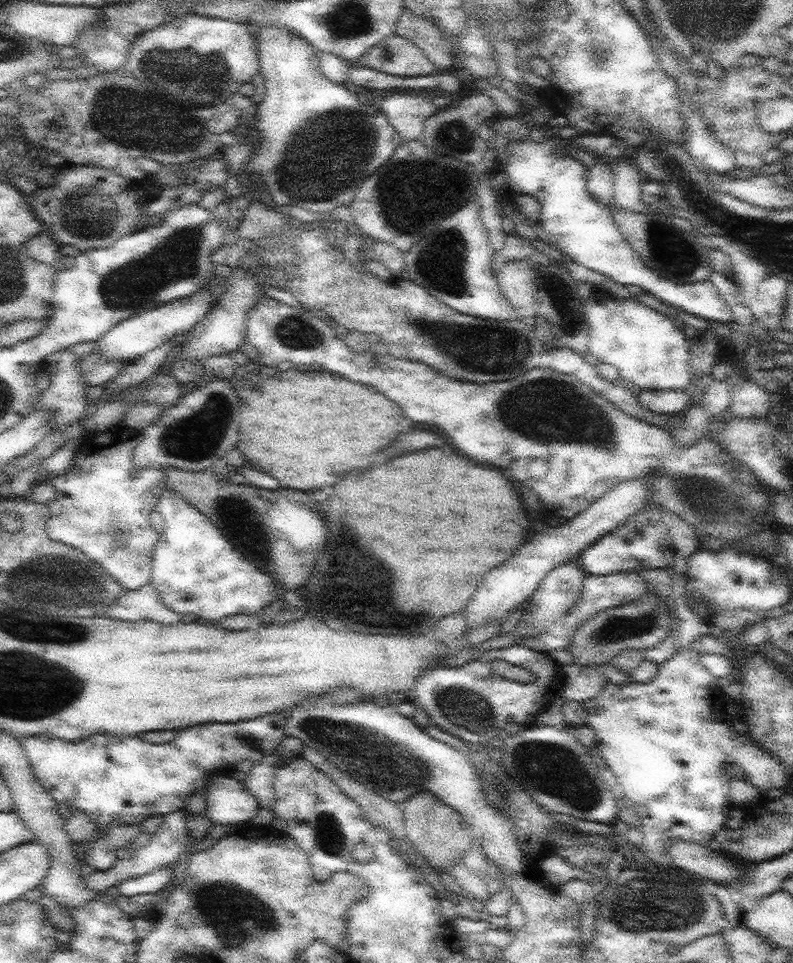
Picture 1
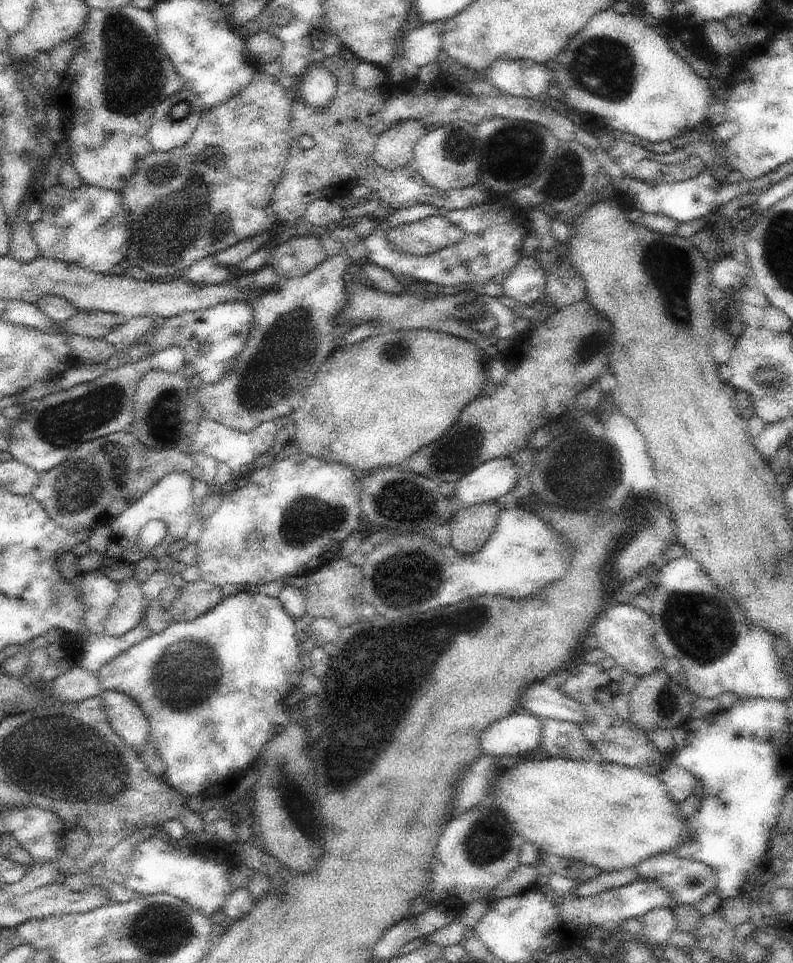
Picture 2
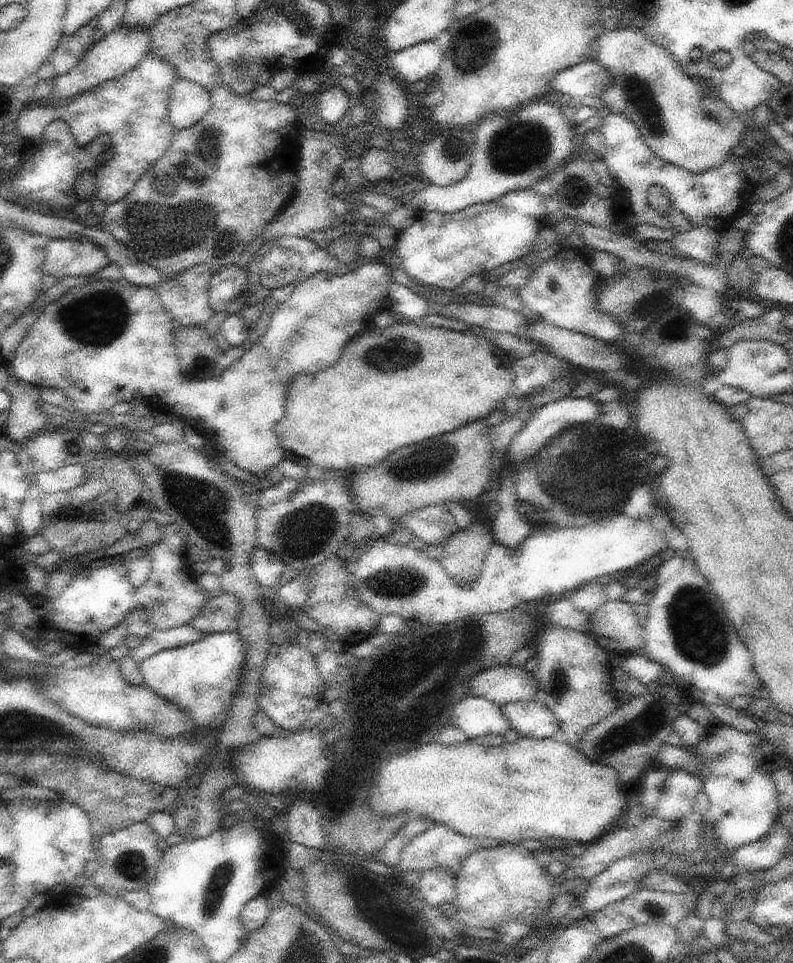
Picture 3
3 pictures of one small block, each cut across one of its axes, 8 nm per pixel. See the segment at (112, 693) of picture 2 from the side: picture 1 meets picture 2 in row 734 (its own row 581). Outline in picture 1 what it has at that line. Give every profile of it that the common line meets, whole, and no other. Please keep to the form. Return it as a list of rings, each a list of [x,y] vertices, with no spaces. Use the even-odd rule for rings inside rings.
[[[120,422],[104,432],[87,434],[76,450],[70,467],[64,474],[54,475],[51,483],[56,499],[62,505],[62,513],[53,516],[47,523],[47,531],[52,540],[79,549],[91,560],[105,568],[127,590],[136,590],[151,581],[152,556],[160,541],[160,533],[152,527],[150,515],[160,499],[160,484],[164,483],[165,470],[159,467],[137,470],[134,449],[142,432],[133,430]]]

